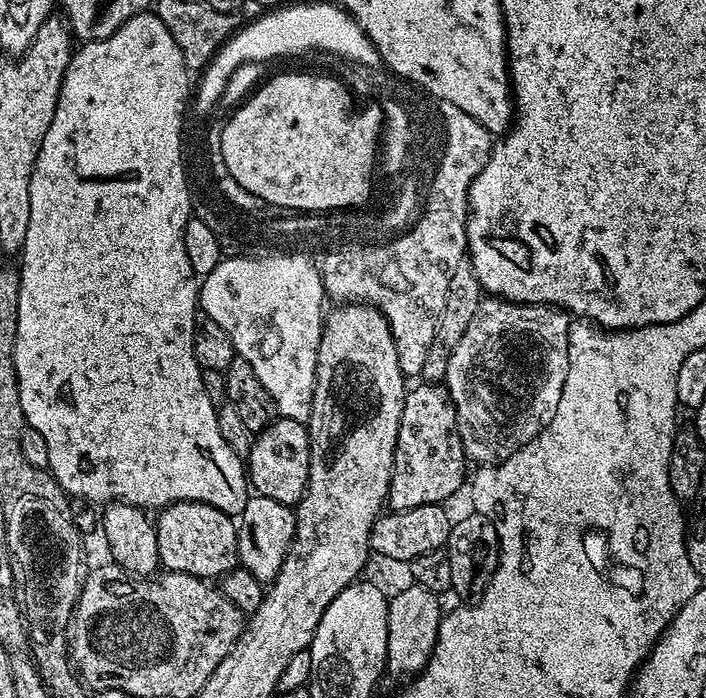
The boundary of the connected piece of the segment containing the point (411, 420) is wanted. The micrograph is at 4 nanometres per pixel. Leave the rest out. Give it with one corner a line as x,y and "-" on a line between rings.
420,382
404,397
387,507
393,512
405,512
414,506
448,502
463,484
465,487
464,464
464,446
456,430
456,408
448,399
447,391
435,384

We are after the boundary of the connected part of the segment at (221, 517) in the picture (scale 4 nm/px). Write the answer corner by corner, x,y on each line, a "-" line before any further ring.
177,502
159,509
157,516
160,517
155,517
154,525
158,554
161,565
168,572
192,572
205,578
221,575
220,560
227,558
228,539
236,532
227,515
209,508
207,504

